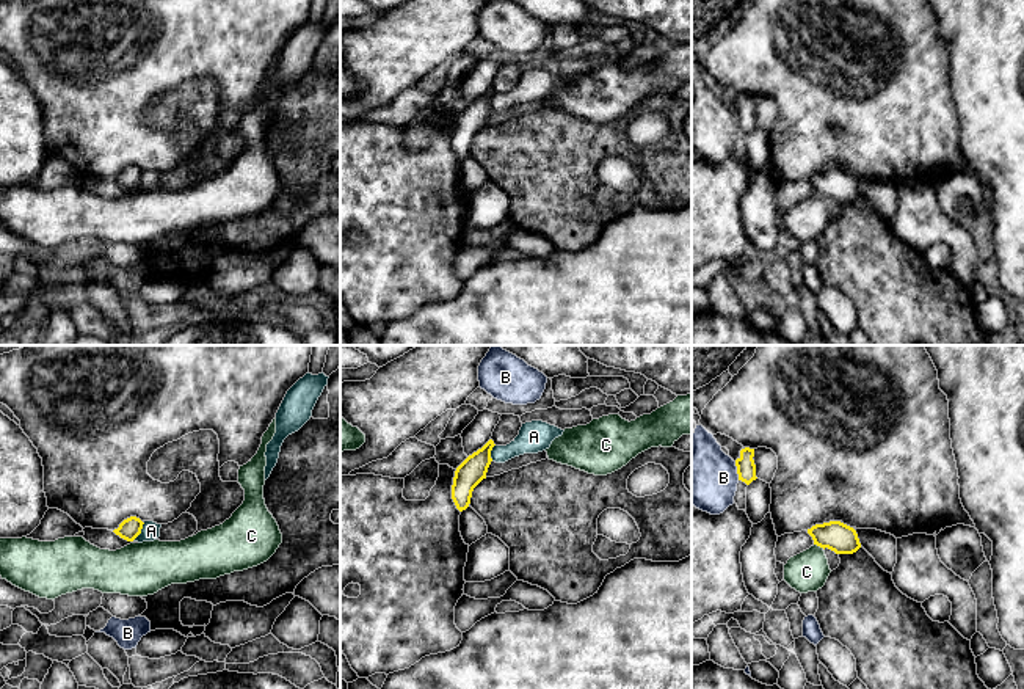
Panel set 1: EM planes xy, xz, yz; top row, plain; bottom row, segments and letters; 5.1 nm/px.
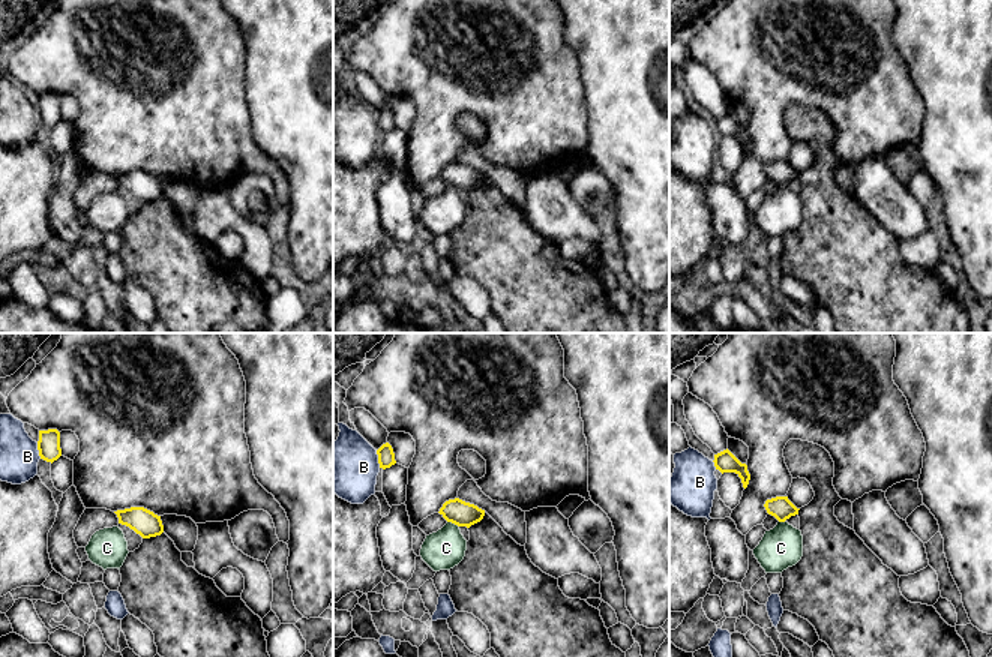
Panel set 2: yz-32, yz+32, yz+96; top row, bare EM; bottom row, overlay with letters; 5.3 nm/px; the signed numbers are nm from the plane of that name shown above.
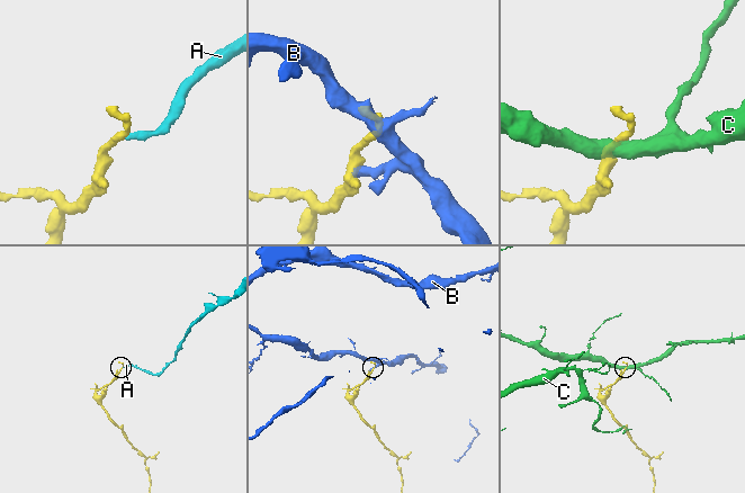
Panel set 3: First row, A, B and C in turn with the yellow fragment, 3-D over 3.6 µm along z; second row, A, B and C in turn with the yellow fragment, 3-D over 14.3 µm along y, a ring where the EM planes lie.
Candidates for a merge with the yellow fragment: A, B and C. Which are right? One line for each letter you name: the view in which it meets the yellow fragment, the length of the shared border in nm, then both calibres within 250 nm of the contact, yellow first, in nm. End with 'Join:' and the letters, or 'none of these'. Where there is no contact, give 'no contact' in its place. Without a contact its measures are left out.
Join: none of these

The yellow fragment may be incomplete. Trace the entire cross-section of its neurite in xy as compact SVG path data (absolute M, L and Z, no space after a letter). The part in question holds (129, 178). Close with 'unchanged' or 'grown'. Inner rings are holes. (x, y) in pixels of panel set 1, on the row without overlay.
M136 165L124 168L113 180L127 190L133 190L143 177L143 170Z; unchanged

